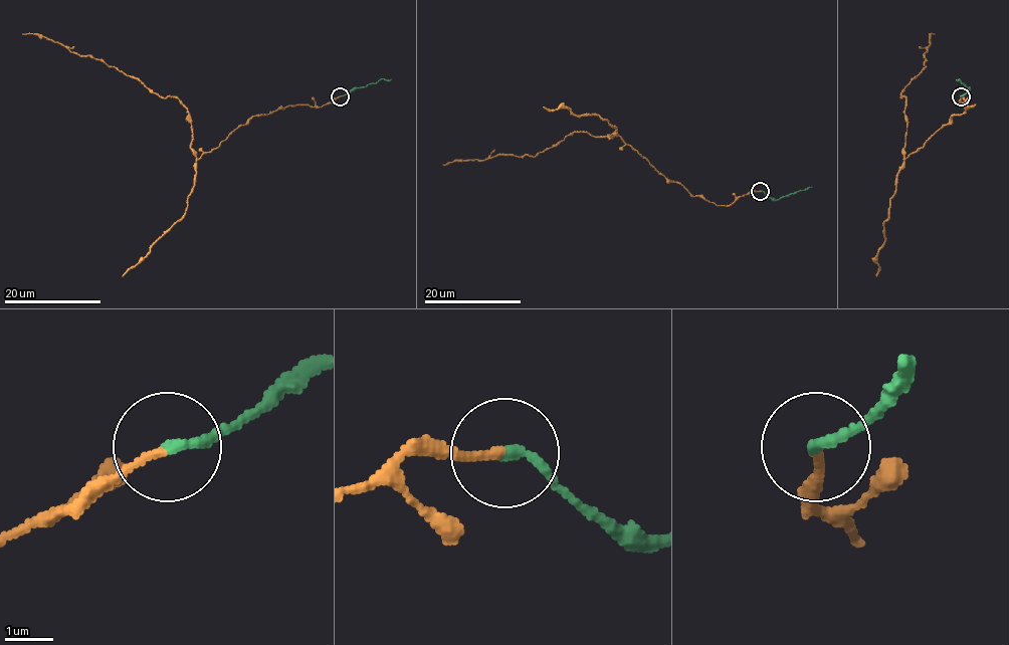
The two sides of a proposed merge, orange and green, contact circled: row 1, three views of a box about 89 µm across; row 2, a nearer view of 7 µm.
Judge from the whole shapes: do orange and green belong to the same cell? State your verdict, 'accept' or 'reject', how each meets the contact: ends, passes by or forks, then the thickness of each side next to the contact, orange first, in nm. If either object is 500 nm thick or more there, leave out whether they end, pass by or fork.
reject; orange ends there; green ends there; 150 nm thick on the orange side, 200 nm on the other

